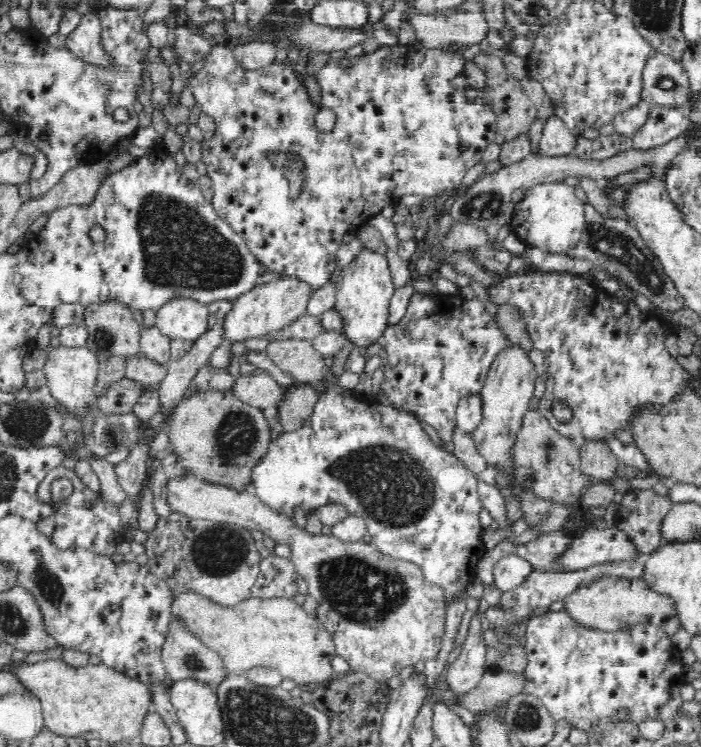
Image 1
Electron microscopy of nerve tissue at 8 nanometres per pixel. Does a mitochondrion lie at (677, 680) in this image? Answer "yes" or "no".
no

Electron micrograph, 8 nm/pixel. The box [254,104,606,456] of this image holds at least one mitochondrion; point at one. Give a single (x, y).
(283, 162)

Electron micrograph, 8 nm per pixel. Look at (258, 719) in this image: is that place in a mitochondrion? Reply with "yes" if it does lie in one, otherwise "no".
yes

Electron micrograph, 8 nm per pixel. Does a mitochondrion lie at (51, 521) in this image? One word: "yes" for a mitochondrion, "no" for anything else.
no

